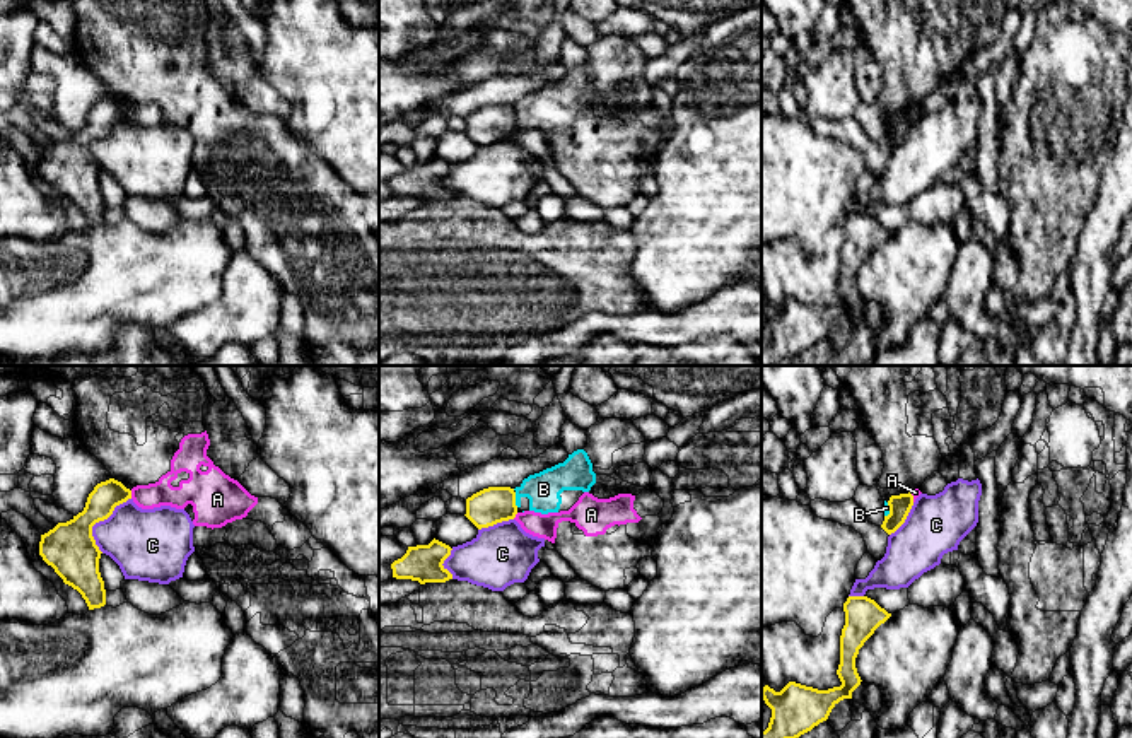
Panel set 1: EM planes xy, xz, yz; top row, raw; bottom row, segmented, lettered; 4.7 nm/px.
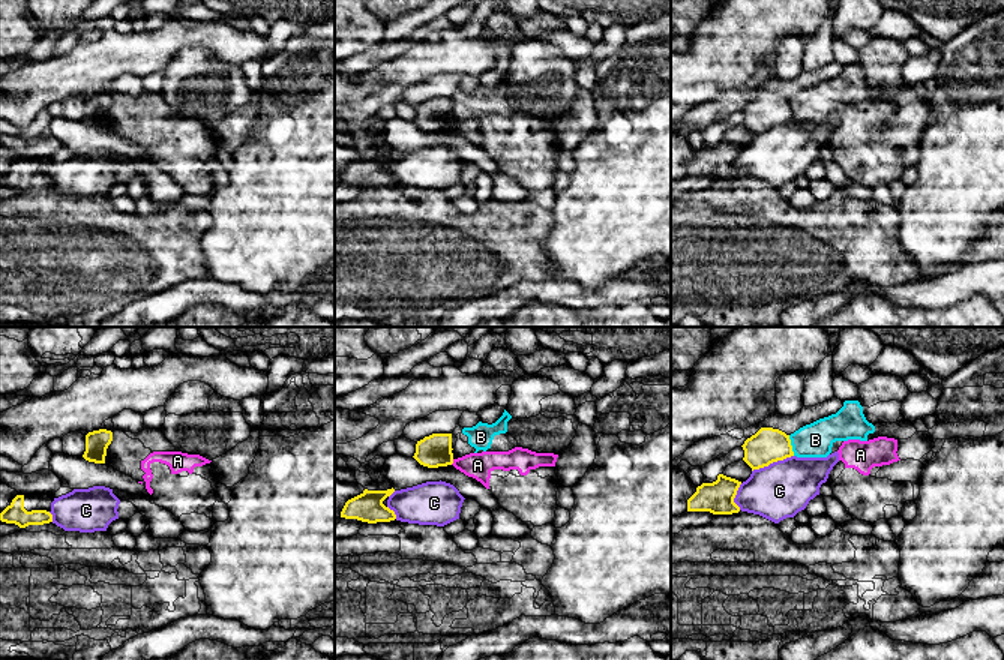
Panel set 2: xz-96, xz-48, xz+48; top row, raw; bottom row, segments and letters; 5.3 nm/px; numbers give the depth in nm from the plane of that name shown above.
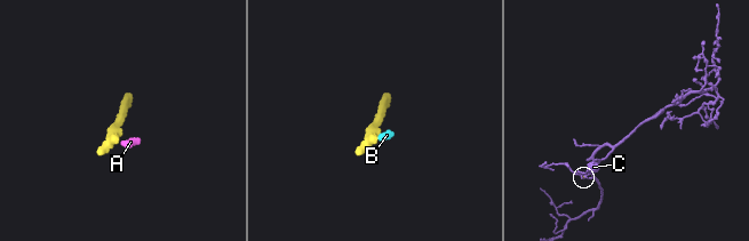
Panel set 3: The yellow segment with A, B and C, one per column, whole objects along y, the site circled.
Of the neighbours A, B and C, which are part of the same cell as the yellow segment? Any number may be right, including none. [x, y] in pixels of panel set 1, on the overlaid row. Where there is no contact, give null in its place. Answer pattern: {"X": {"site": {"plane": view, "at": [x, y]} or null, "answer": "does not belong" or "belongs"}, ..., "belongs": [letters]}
{"A": {"site": {"plane": "xy", "at": [130, 494]}, "answer": "does not belong"}, "B": {"site": {"plane": "xz", "at": [514, 499]}, "answer": "does not belong"}, "C": {"site": {"plane": "xy", "at": [99, 520]}, "answer": "does not belong"}, "belongs": []}

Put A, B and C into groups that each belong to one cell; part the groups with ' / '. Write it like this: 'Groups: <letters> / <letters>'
Groups: A B / C

